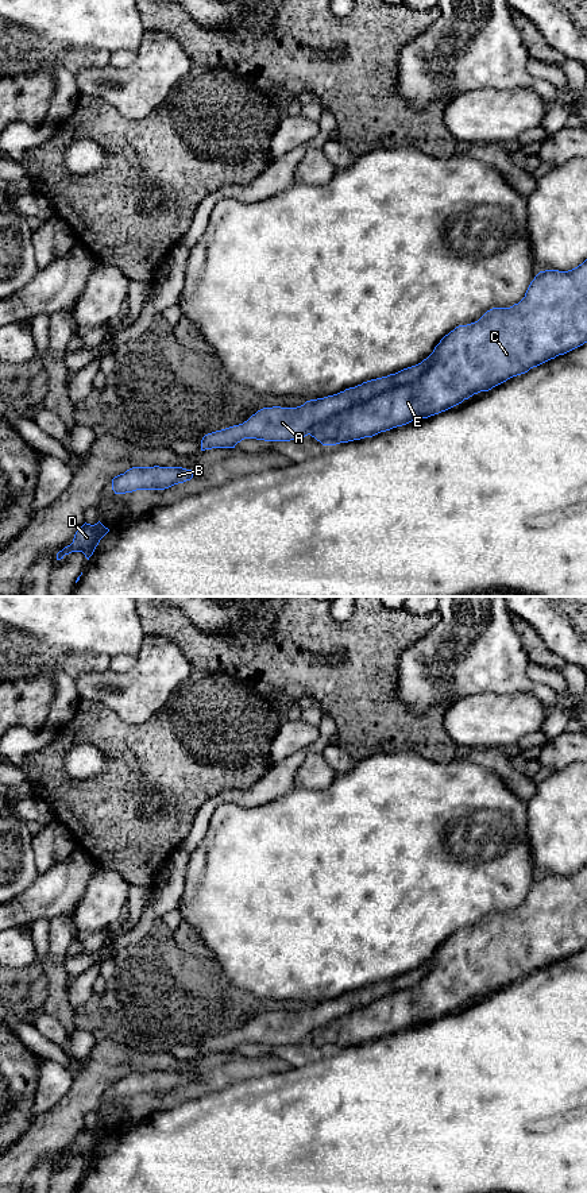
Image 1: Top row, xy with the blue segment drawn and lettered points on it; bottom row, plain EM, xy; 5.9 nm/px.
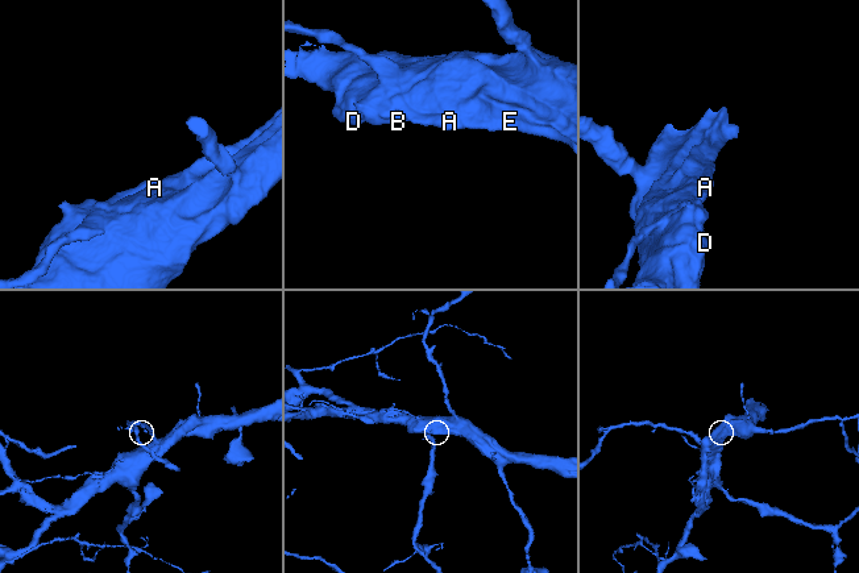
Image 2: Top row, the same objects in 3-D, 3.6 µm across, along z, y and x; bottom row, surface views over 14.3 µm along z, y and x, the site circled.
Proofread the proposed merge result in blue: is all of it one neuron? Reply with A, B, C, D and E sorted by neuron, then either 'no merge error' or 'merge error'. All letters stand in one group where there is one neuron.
A / B C D E | merge error

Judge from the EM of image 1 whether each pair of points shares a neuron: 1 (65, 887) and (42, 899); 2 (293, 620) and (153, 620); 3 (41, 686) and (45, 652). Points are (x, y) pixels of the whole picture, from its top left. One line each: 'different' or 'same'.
1: same
2: same
3: different

